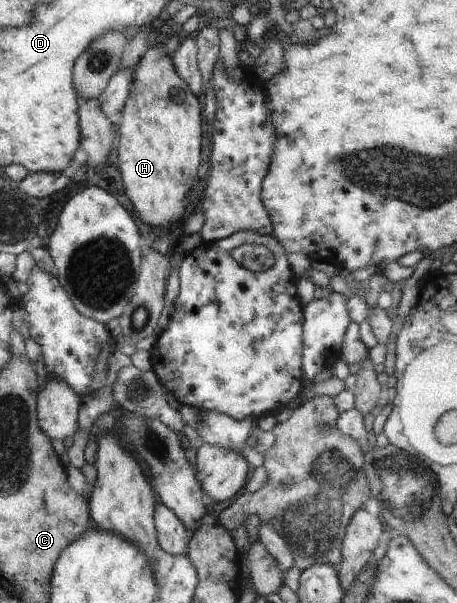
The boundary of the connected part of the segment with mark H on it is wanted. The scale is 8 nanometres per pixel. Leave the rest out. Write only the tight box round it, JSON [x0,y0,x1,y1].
[116,46,202,229]

